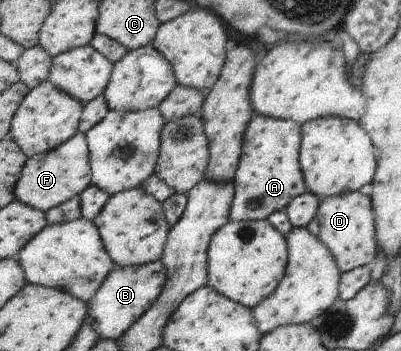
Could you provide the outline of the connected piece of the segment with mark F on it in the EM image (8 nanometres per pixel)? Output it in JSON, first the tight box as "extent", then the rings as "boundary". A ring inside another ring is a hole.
{"extent":[16,132,92,213],"boundary":[[[79,132],[66,144],[51,152],[28,158],[16,188],[16,200],[47,213],[81,196],[91,185],[92,171],[88,139],[85,133]]]}

